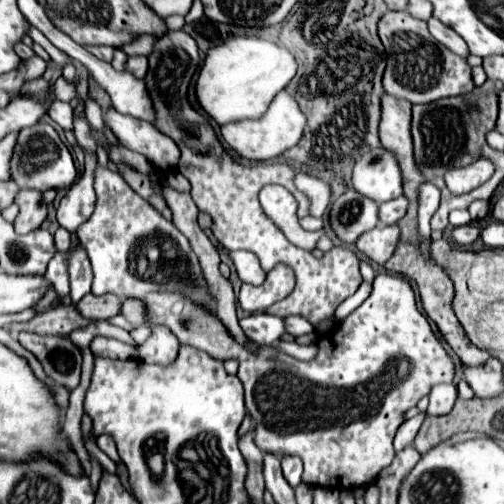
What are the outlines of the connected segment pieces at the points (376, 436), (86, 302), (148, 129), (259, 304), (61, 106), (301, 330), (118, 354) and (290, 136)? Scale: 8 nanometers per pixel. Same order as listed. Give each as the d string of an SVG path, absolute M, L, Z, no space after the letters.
M378 273L372 295L352 311L342 325L318 339L318 353L312 361L298 361L282 353L276 345L256 345L250 339L240 345L222 325L218 315L204 303L194 303L180 291L156 291L144 297L146 321L168 327L180 345L192 345L218 361L236 359L238 379L244 385L246 409L256 423L256 445L276 455L298 455L304 463L302 481L314 487L356 489L372 483L378 473L394 461L392 439L402 425L402 415L428 395L434 383L452 381L454 361L436 339L428 319L418 311L410 283L400 275Z
M90 293L84 299L80 299L76 309L88 319L98 319L98 321L100 319L110 319L110 317L114 317L122 311L122 297L112 295L112 293L96 297L96 295Z
M114 109L106 111L106 123L118 137L120 145L148 157L158 171L166 173L170 169L176 169L180 157L176 143L156 131L152 123L134 119L130 115L120 115Z
M280 263L268 273L266 281L260 287L244 283L238 295L238 305L248 313L266 311L276 301L288 297L292 289L294 289L294 273L290 267Z
M54 101L48 115L64 129L70 131L72 129L72 105L70 103L62 103L62 101Z
M288 317L288 319L286 319L286 329L288 329L288 333L292 333L292 335L296 335L296 337L314 331L312 323L310 323L306 317Z
M98 337L90 345L94 355L110 357L110 359L138 359L138 349L132 345L126 345L122 341L110 339L110 337Z
M284 89L282 93L278 93L272 99L268 111L260 119L246 119L246 121L222 125L222 137L244 159L266 161L266 159L274 159L274 157L282 155L290 147L294 147L302 137L304 125L306 125L306 117L302 115L298 101Z

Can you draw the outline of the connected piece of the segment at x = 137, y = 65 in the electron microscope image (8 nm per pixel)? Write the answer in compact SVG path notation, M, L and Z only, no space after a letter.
M128 57L128 61L126 61L124 67L136 79L142 79L146 75L146 69L148 69L148 59L146 57Z

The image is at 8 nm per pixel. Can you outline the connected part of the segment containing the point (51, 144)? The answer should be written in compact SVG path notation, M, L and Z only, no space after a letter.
M36 123L18 133L10 167L12 167L12 179L22 189L40 189L40 191L64 189L64 187L68 189L76 179L74 161L68 147L62 143L58 131L46 123Z

